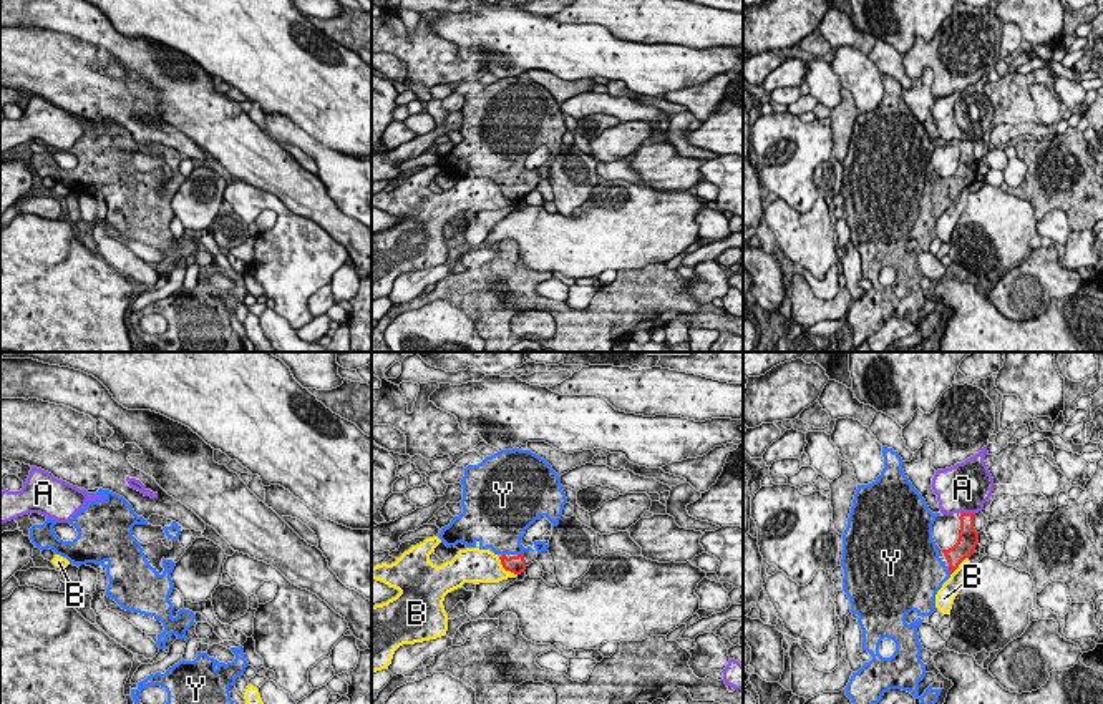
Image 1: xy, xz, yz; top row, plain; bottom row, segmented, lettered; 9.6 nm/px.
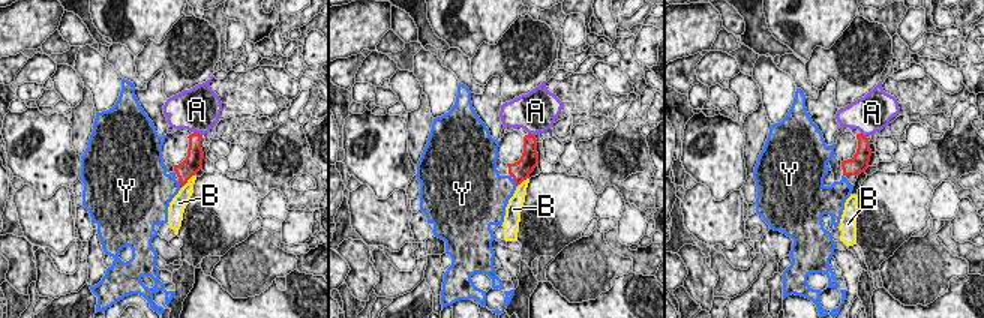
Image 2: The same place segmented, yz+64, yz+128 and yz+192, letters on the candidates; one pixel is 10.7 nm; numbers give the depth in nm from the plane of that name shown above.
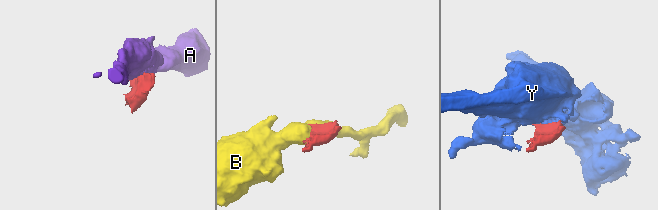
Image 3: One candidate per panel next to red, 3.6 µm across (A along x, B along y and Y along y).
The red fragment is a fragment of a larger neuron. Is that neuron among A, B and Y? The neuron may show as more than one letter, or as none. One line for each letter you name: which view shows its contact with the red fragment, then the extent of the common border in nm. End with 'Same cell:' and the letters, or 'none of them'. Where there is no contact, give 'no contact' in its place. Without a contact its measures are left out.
Y: meets red in yz; contact 90 nm long
Same cell: Y

